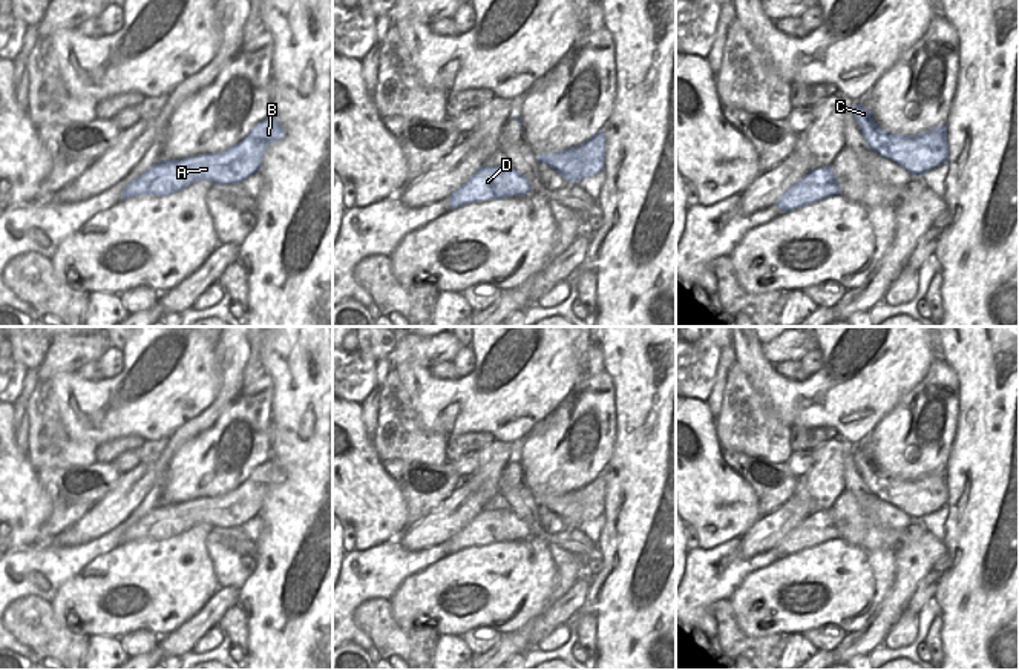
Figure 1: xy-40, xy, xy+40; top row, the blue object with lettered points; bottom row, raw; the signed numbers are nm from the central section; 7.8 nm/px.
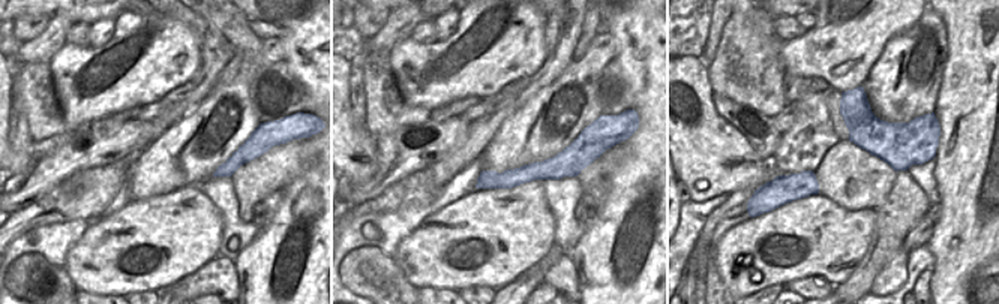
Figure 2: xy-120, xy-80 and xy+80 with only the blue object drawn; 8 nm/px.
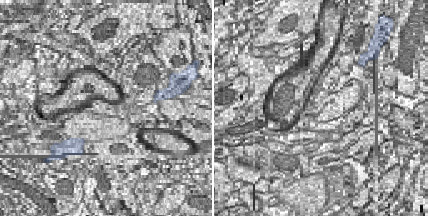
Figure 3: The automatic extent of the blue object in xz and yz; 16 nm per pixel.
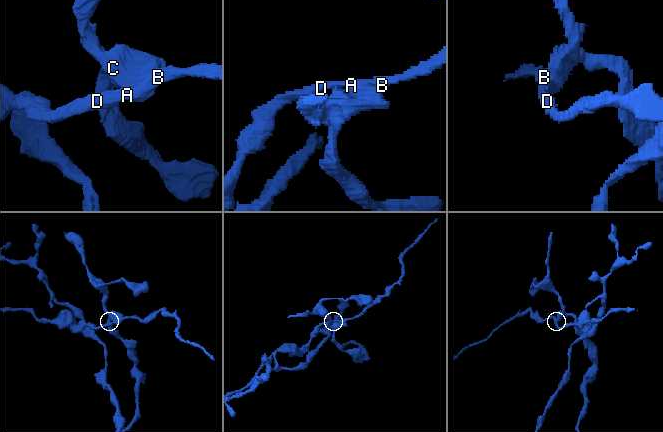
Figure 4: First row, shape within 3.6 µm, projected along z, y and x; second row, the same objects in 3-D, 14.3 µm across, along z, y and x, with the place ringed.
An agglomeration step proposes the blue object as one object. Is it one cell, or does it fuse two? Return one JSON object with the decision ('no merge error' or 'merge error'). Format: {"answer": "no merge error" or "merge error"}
{"answer": "merge error"}

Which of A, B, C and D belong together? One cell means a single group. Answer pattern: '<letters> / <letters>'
A B D / C

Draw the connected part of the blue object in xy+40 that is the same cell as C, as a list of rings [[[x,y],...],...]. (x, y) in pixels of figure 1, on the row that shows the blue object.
[[[863,103],[855,104],[852,113],[870,149],[895,161],[912,176],[921,176],[949,158],[947,124],[909,136],[881,129]]]

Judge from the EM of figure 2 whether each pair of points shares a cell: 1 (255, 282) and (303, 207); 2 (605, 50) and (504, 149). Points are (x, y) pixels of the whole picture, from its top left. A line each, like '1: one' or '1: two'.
1: one
2: one

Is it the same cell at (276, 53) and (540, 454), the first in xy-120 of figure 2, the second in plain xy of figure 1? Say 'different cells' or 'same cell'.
same cell

